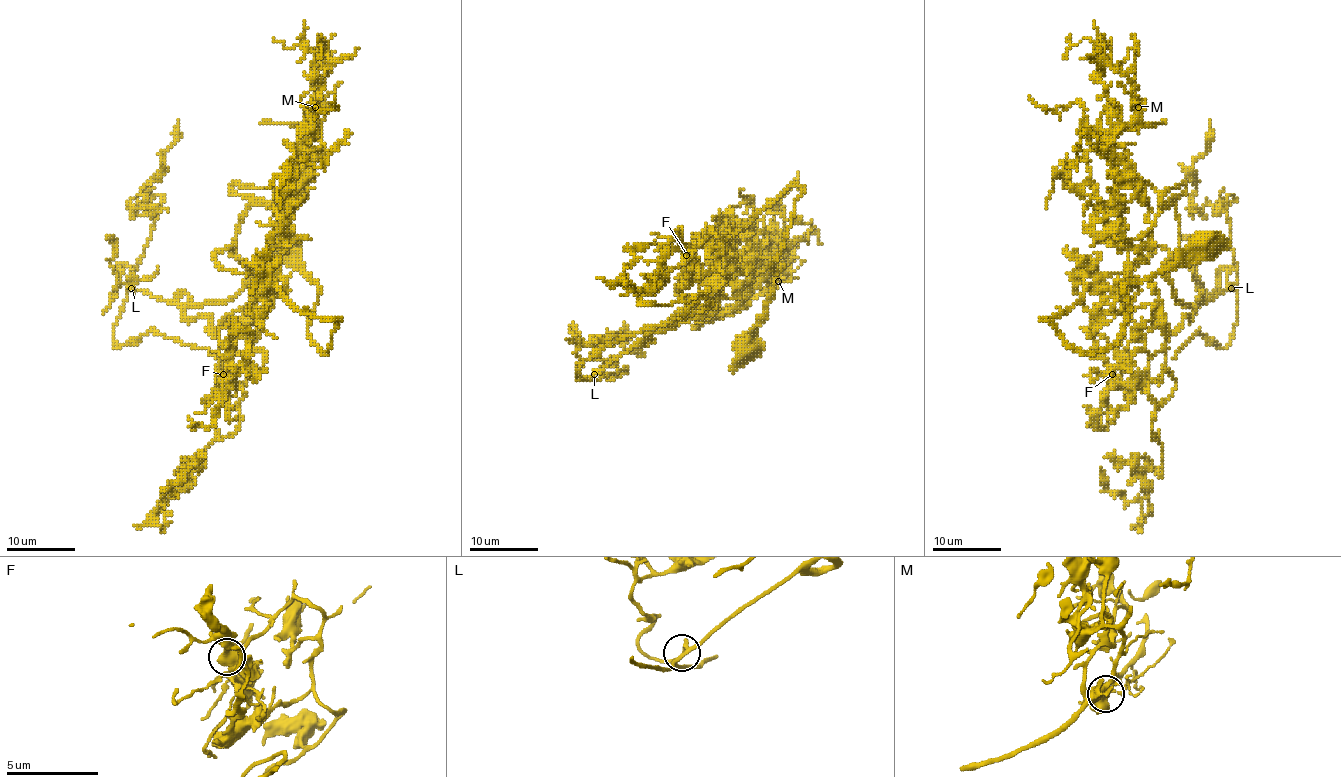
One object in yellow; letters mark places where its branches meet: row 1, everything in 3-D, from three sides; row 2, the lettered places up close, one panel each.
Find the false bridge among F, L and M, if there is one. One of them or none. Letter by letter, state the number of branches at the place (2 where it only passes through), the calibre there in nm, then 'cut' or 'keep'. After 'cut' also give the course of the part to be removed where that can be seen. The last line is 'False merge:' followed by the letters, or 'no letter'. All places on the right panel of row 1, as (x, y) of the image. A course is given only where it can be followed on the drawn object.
F: 4 | 400 nm | keep
L: 4 | 240 nm | keep
M: 5 | 480 nm | cut | (1137, 107), (1137, 115), (1112, 141), (1100, 139), (1091, 131), (1079, 100), (1045, 110), (1028, 97)
False merge: M

